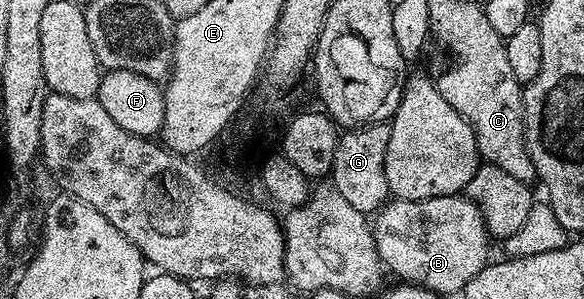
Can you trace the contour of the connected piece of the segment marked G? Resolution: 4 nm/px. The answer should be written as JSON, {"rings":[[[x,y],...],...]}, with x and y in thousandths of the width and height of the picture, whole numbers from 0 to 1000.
{"rings":[[[664,411],[628,415],[623,428],[601,428],[586,438],[577,458],[574,542],[567,579],[568,625],[594,662],[599,689],[627,716],[647,706],[668,666],[663,622],[663,475],[670,475],[670,435]]]}

